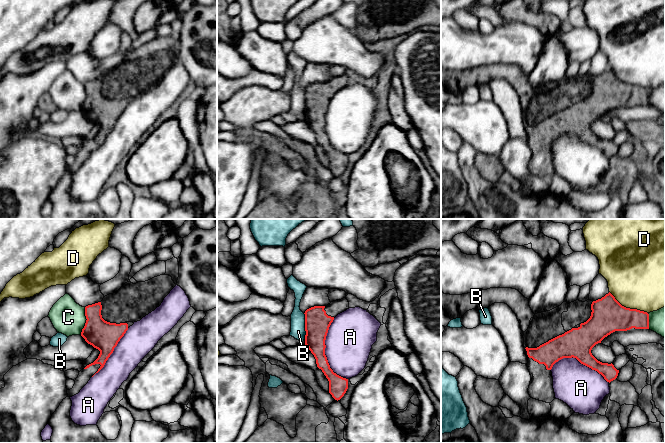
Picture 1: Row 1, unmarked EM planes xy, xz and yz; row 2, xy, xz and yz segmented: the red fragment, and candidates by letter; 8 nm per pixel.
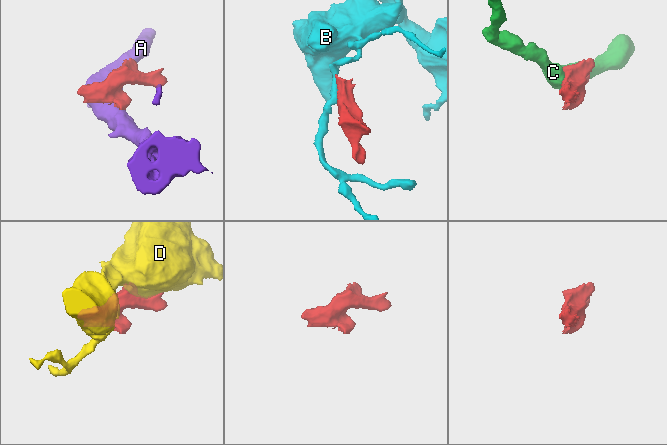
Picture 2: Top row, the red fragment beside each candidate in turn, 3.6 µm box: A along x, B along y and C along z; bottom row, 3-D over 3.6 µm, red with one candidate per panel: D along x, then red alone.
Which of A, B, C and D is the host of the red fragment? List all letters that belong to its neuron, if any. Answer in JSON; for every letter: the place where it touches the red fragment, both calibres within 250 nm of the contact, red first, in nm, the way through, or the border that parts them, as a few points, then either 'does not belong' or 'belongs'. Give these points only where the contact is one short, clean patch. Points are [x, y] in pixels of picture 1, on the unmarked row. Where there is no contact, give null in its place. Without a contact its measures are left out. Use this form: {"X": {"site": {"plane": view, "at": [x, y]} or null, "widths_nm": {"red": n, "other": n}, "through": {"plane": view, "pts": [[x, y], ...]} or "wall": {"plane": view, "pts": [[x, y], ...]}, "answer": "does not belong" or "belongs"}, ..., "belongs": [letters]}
{"A": {"site": {"plane": "xz", "at": [324, 128]}, "widths_nm": {"red": 200, "other": 380}, "answer": "does not belong"}, "B": {"site": {"plane": "xz", "at": [305, 102]}, "widths_nm": {"red": 200, "other": 110}, "wall": {"plane": "xz", "pts": [[303, 89], [305, 114]]}, "answer": "does not belong"}, "C": {"site": {"plane": "xy", "at": [86, 97]}, "widths_nm": {"red": 240, "other": 260}, "answer": "does not belong"}, "D": {"site": {"plane": "yz", "at": [628, 84]}, "widths_nm": {"red": 280, "other": 480}, "answer": "does not belong"}, "belongs": []}

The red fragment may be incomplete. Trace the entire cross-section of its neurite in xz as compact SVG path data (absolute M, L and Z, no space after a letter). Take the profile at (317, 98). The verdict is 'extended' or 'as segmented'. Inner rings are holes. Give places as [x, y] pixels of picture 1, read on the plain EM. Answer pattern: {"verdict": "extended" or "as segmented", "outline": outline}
{"verdict": "extended", "outline": "M346 74L336 76L327 82L314 82L305 87L305 121L316 135L316 140L329 157L329 169L340 176L348 165L348 155L343 154L330 144L325 131L325 116L334 94L349 85Z"}

